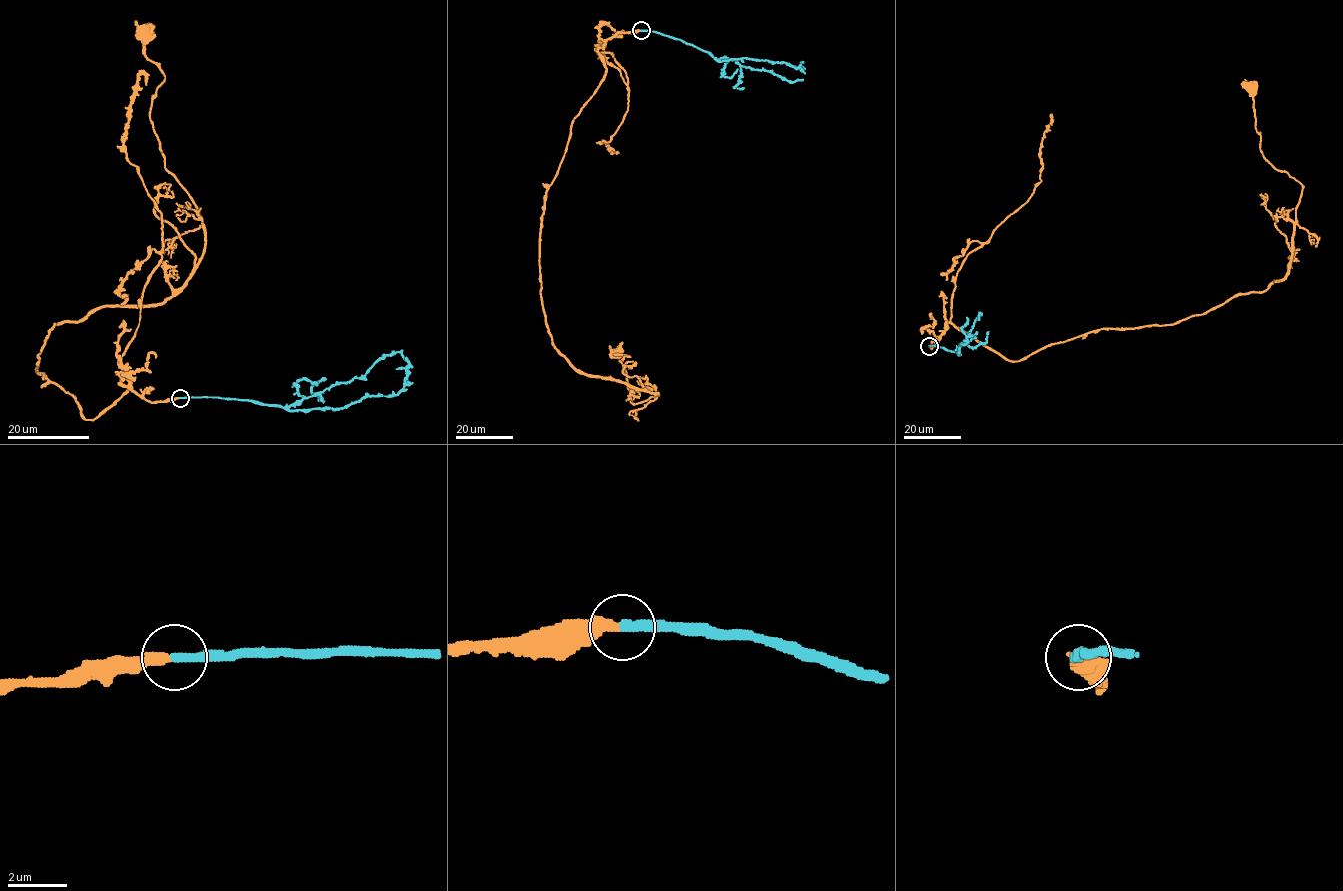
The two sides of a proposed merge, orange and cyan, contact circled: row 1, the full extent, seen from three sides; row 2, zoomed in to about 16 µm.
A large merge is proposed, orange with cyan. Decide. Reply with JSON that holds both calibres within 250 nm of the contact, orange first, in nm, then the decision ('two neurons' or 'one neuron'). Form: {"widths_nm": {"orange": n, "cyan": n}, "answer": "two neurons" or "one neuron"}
{"widths_nm": {"orange": 340, "cyan": 320}, "answer": "one neuron"}

